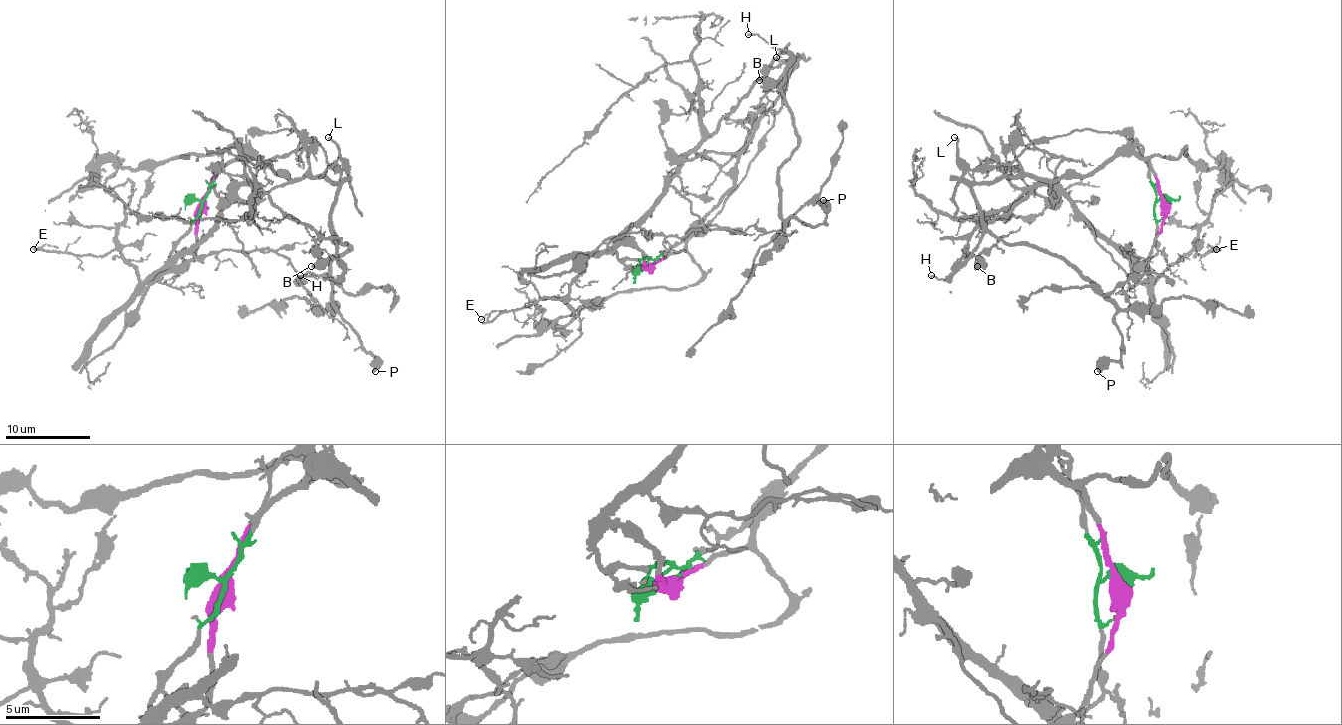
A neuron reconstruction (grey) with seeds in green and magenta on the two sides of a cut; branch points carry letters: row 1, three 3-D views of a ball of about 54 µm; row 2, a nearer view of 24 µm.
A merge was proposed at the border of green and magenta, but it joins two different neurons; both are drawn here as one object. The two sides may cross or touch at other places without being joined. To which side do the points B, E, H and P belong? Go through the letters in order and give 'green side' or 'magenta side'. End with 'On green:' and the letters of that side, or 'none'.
B: magenta side
E: green side
H: magenta side
P: magenta side
On green: E

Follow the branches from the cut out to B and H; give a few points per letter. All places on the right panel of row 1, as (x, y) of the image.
B: (1164, 203), (1150, 165), (1133, 154), (1114, 154), (1082, 175), (980, 181), (971, 188), (982, 226), (978, 266)
H: (1164, 203), (1133, 154), (1082, 175), (1003, 175), (971, 188), (976, 251), (946, 279), (931, 275)

